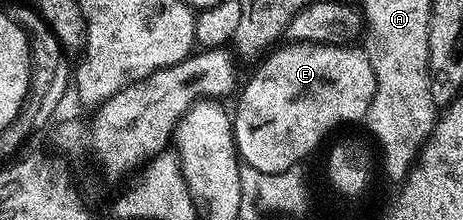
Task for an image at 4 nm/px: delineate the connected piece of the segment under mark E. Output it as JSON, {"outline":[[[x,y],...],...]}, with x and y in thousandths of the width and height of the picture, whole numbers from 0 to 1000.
{"outline":[[[700,195],[657,200],[609,200],[592,218],[579,245],[583,259],[557,305],[555,336],[531,377],[529,409],[512,459],[512,500],[501,500],[503,641],[512,659],[518,727],[555,786],[622,791],[635,759],[650,750],[648,732],[665,695],[683,686],[685,655],[726,568],[737,568],[743,550],[786,555],[810,432],[810,323],[786,218]]]}

